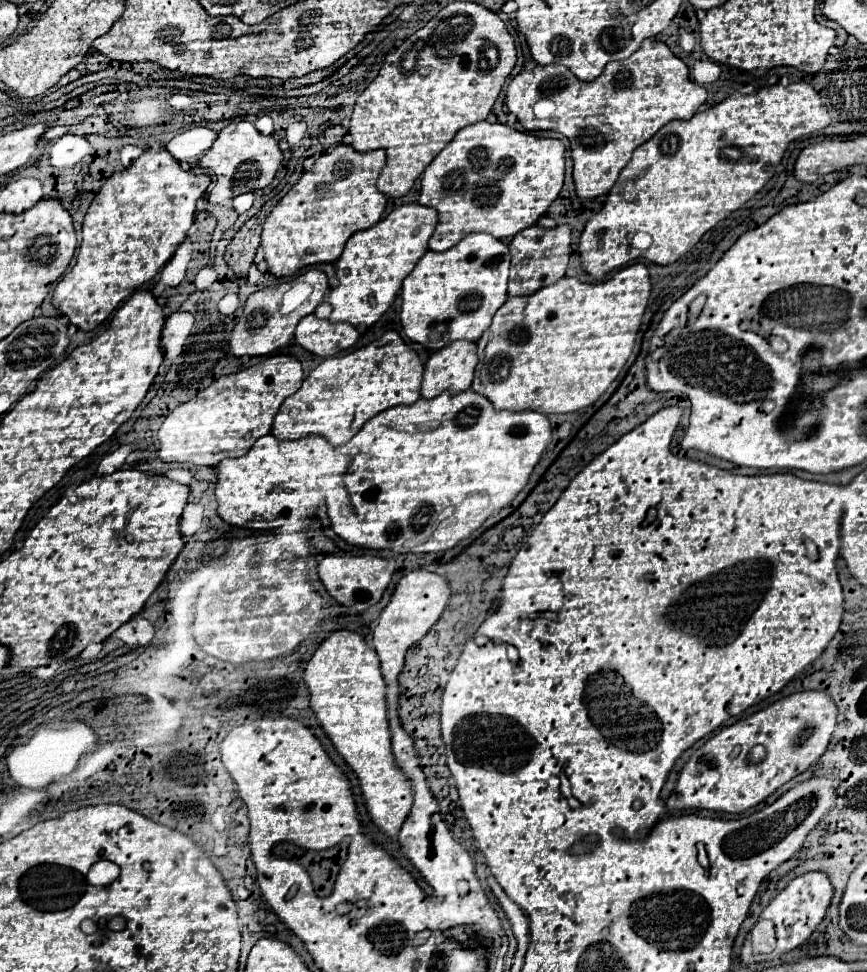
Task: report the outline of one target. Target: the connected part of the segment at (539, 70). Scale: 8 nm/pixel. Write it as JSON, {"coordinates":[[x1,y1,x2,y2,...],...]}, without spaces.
{"coordinates":[[652,39,642,41,640,49,630,57,606,65,602,75,590,83,580,81,564,65,548,65,548,67,536,65,534,69,522,69,506,89,506,107,510,113,516,115,518,123,526,131,552,129,552,131,560,131,564,137,570,139,572,157,574,157,574,185,576,185,576,195,580,199,596,199,600,195,606,195,616,183,620,171,632,159,632,151,638,145,646,143,666,123,694,117,704,101,706,101,706,89,690,79,684,61,674,57,664,43]]}

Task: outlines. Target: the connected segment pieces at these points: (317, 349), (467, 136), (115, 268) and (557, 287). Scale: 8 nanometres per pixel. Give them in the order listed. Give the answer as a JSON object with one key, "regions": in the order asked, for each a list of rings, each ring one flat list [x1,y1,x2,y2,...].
{"regions":[[[314,313,306,315,296,327,296,343,302,349,306,349,306,351,310,351,314,355,320,355,320,357,334,357,340,351,350,349,358,341,358,337,360,335,358,335,354,325,350,325,350,323,330,323,328,319,318,319]],[[480,121,468,125,456,133,434,161,426,167,422,177,422,191,418,197,420,205,434,207,438,211,438,225,430,239,430,251,448,251,458,245,468,233,490,233,496,239,514,237,546,213,546,209,558,197,564,185,564,143,560,139,542,139,532,133,516,131,502,123]],[[146,149,128,169,114,173,88,207,82,225,82,245,76,265,56,285,52,305,82,331,92,331,102,321,106,321,130,297,130,293,152,281,156,273,172,259,194,223,196,201,204,195,208,185,208,175,194,175,184,171,180,163,164,149]],[[644,263,628,265,628,267,620,269,618,273,614,273,614,277,604,281,604,283,590,285,590,283,580,283,574,277,562,277,554,285,548,285,548,287,544,287,542,291,538,291,534,295,510,297,498,309,498,313,492,319,492,325,490,325,490,329,486,333,488,335,488,343,484,345,484,357,482,357,482,363,476,367,474,383,472,383,470,389,480,393,480,395,484,395,494,405,496,411,512,411,512,413,518,413,518,411,538,411,542,415,550,415,550,413,572,413,572,411,578,411,578,409,584,409,584,407,592,405,612,385,612,381,618,377,618,373,622,371,624,363,628,361,628,357,632,353,632,347,634,347,636,333,640,329,642,315,644,315,646,305,648,305,648,297,650,297,650,277,648,277,648,269,646,269]]]}

